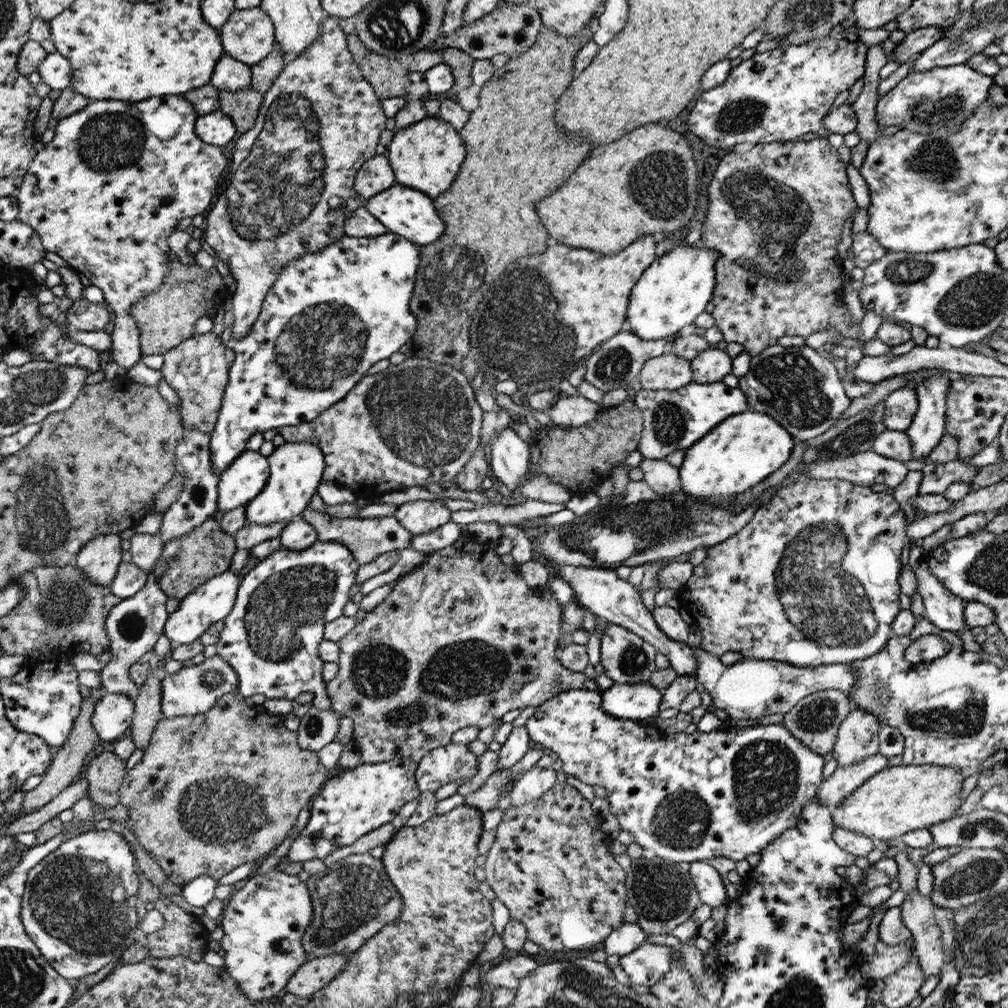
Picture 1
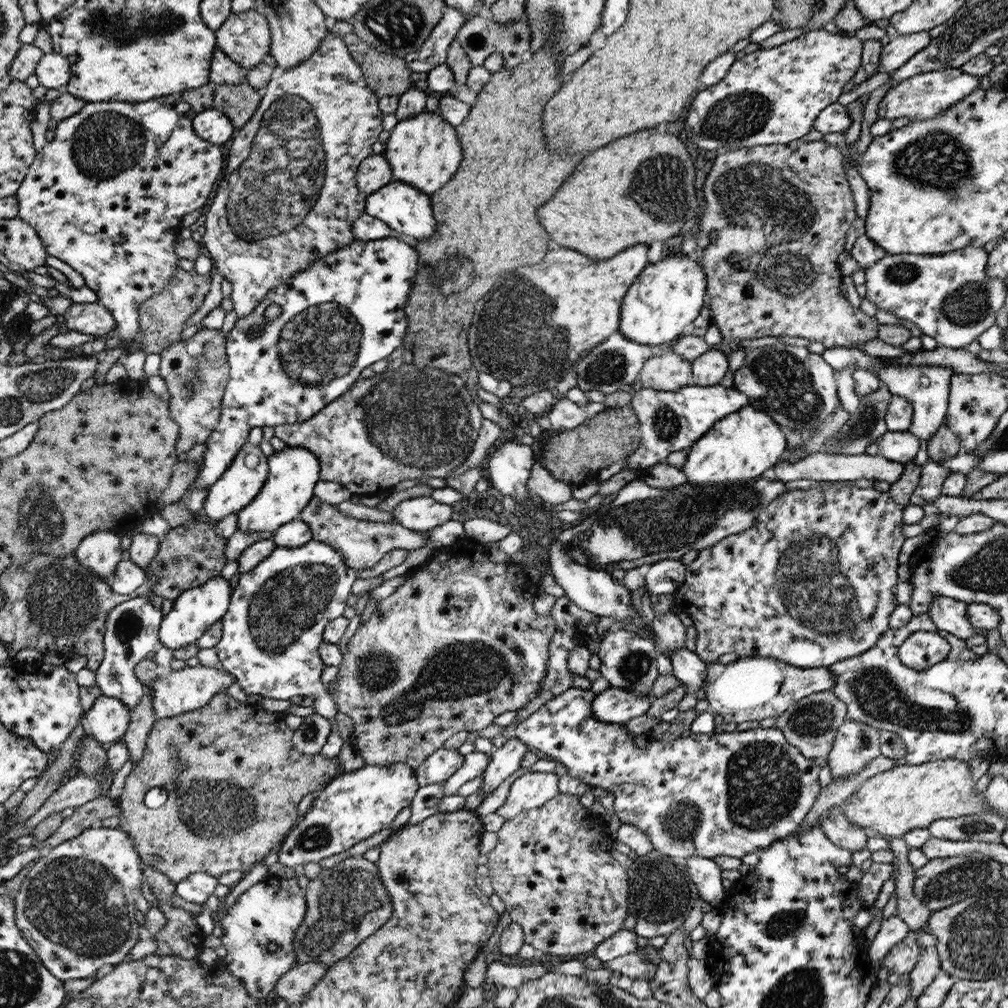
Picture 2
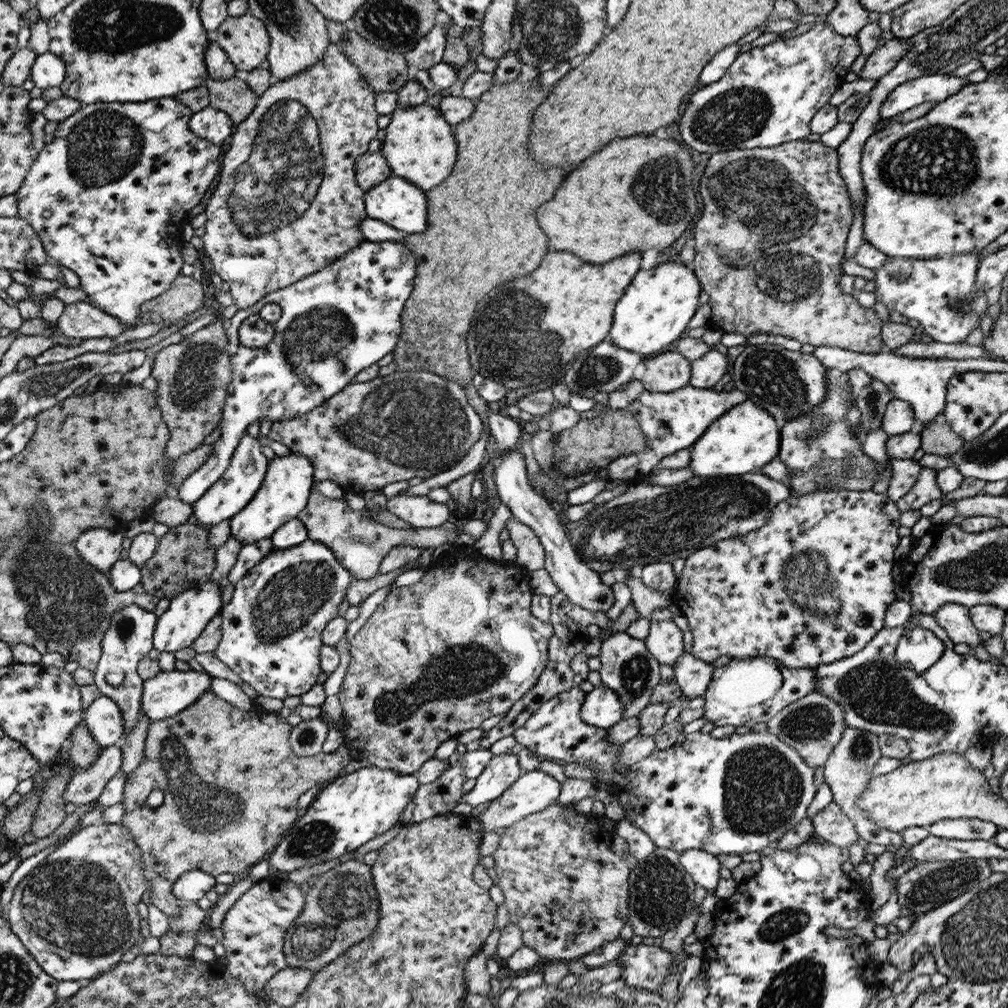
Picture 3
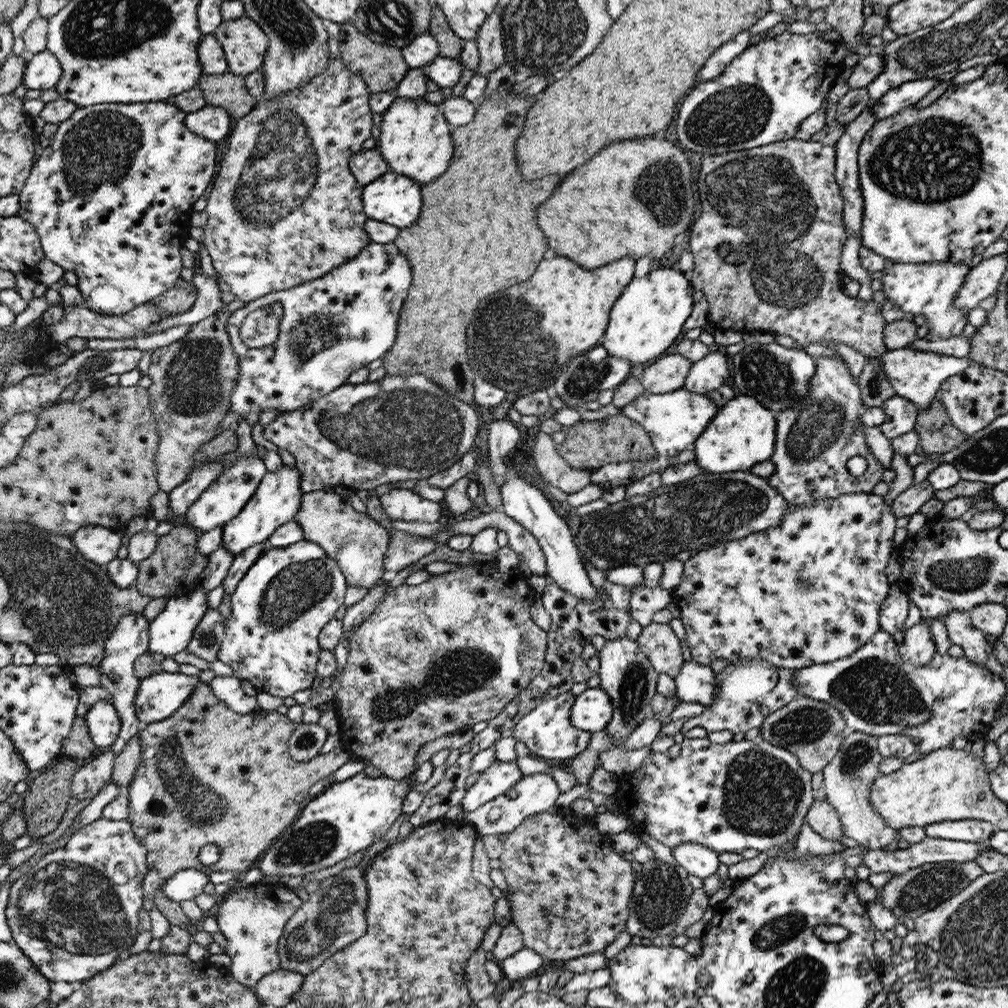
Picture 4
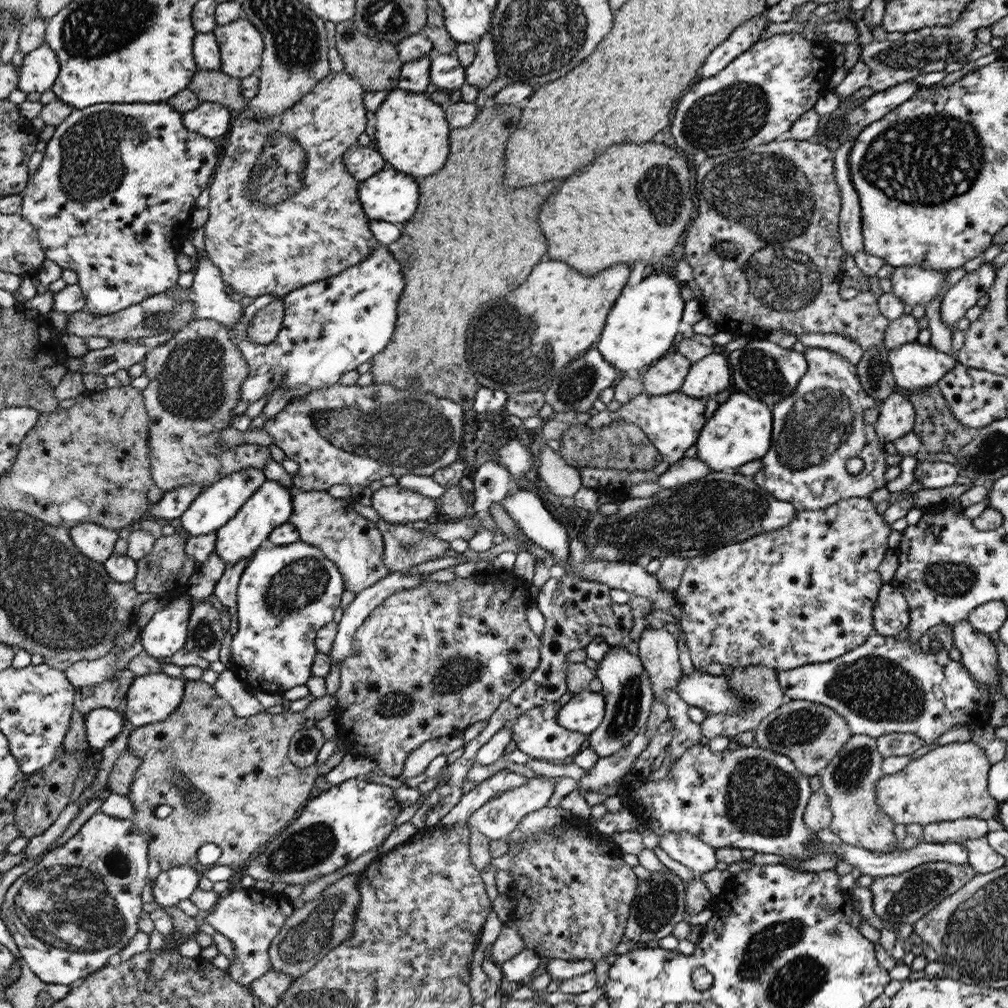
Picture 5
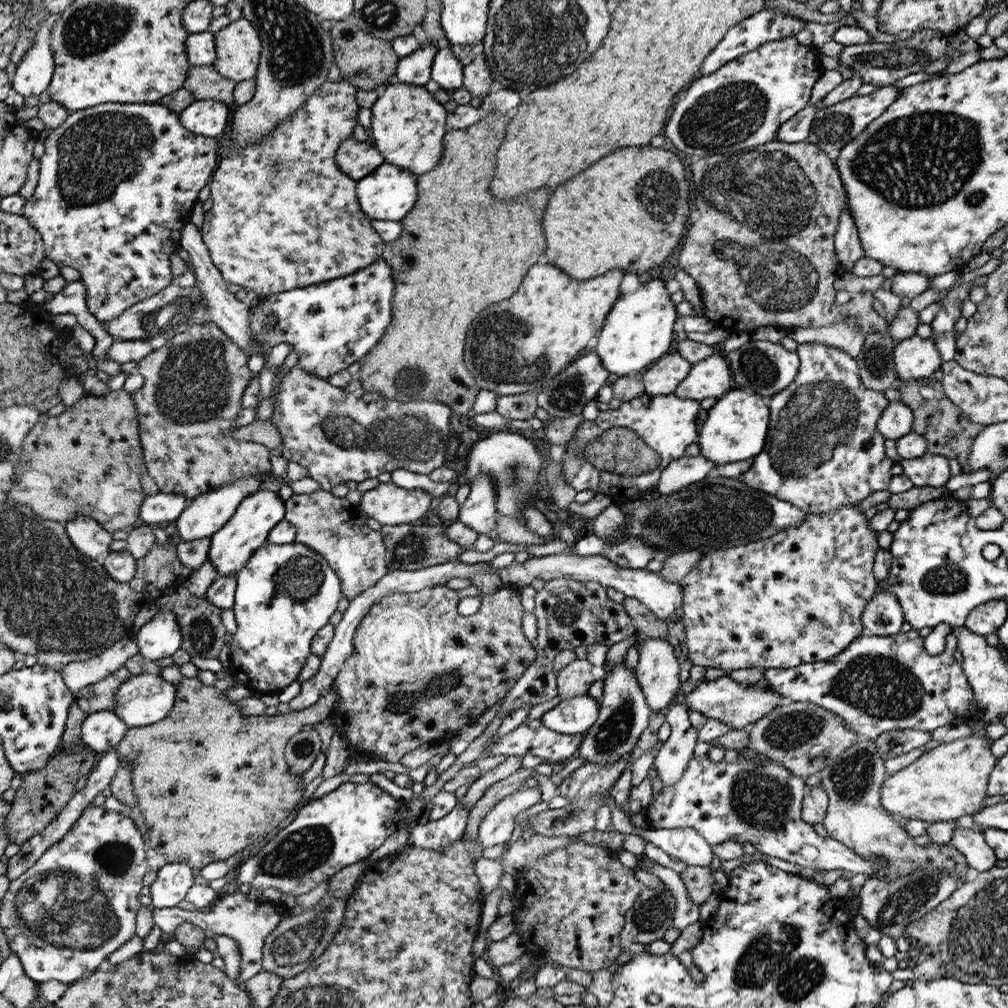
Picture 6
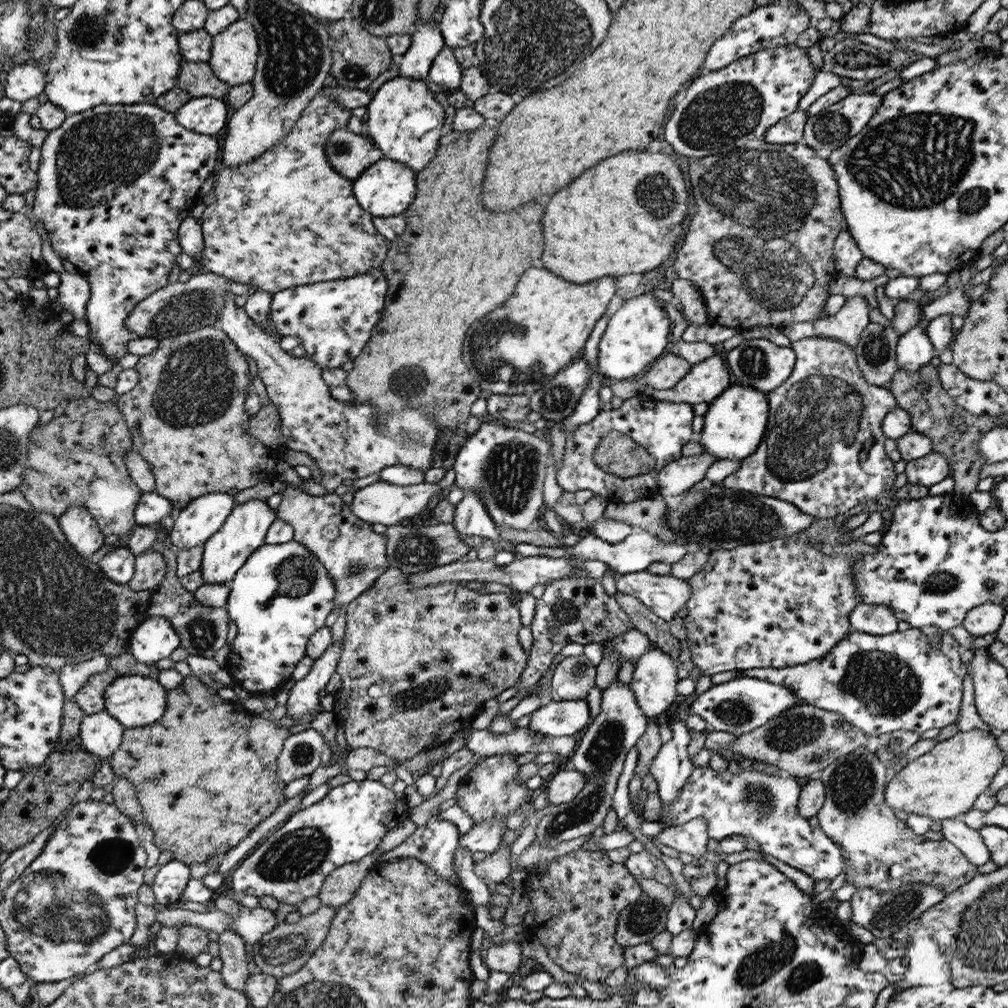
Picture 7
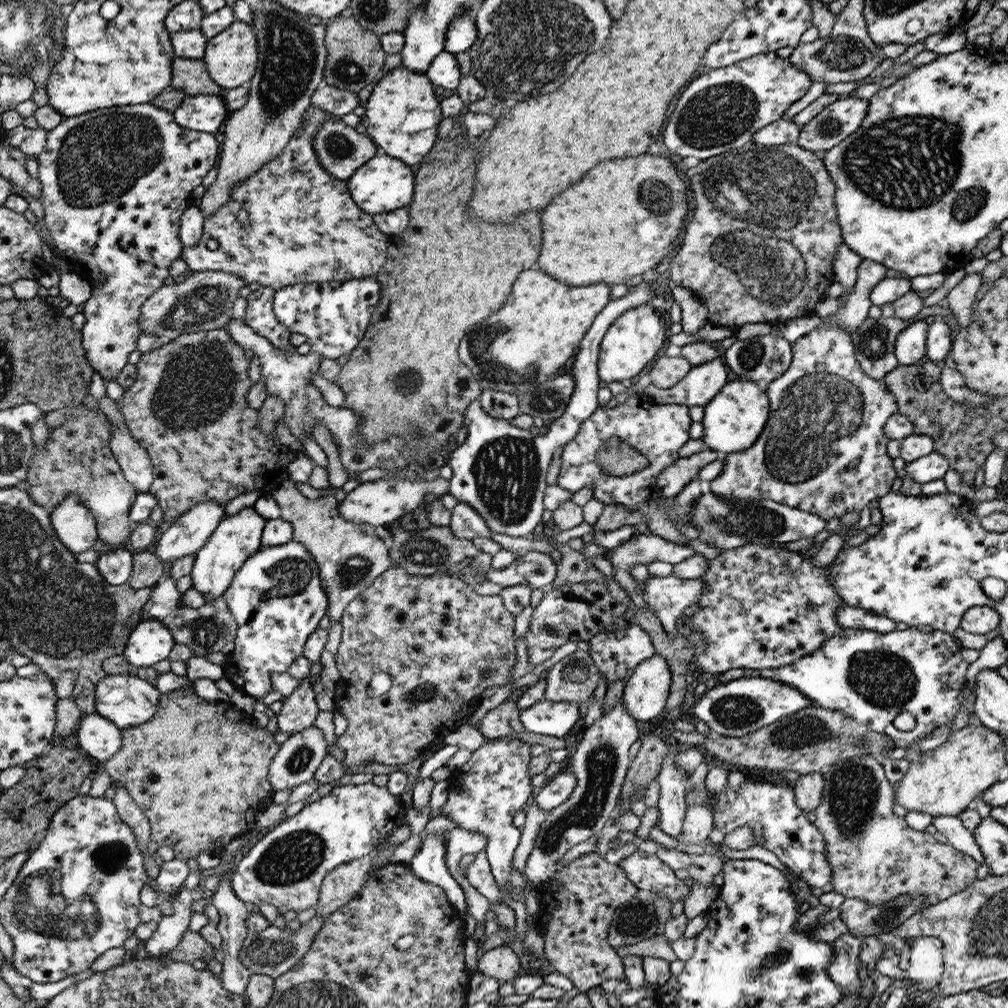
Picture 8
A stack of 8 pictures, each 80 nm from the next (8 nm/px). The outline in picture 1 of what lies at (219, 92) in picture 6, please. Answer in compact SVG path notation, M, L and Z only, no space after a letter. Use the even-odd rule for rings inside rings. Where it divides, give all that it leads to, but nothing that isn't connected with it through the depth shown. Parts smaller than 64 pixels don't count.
M252 86L240 92L220 91L219 110L232 118L238 134L246 134L258 118L258 111L264 102L264 96L253 90Z

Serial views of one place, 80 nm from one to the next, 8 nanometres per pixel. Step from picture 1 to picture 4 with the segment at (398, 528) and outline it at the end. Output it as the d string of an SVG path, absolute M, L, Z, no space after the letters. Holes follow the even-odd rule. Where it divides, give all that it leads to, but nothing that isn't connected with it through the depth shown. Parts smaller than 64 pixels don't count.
M324 489L303 493L301 510L294 515L293 520L302 527L302 531L304 531L303 540L320 545L322 549L326 550L326 555L341 566L342 573L345 574L349 586L370 589L377 585L377 582L385 575L383 568L384 556L388 554L393 536L390 535L389 528L382 527L373 517L355 511L347 497ZM503 511L484 513L470 520L455 520L450 523L448 530L442 530L437 536L430 537L428 540L444 545L453 536L470 535L474 537L489 526L495 526L508 535L509 544L513 545L515 552L520 556L520 569L528 568L534 575L538 576L547 575L545 555L534 535L530 535L530 532Z

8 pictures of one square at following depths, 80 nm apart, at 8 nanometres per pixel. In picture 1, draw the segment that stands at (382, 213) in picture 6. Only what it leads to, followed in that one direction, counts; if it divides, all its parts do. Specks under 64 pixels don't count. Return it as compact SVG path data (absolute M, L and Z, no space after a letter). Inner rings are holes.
M396 184L392 188L368 199L366 202L368 212L377 218L387 228L388 232L405 237L413 241L418 247L432 244L445 234L444 224L440 216L436 216L436 208L432 204L432 197L405 185Z

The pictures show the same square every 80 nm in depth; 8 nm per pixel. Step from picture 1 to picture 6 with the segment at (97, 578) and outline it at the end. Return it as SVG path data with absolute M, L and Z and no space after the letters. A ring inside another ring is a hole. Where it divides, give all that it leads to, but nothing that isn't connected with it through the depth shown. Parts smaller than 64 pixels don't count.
M76 515L64 525L70 541L86 557L95 559L100 554L110 553L113 534L92 517Z

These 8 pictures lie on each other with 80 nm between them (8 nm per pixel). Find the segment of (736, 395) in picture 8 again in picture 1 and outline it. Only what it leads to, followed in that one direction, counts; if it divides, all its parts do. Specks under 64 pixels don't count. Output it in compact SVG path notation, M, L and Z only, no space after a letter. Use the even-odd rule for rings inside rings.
M752 408L729 416L685 450L684 461L678 468L681 490L713 505L731 503L790 458L795 445L792 439L793 436L771 416Z

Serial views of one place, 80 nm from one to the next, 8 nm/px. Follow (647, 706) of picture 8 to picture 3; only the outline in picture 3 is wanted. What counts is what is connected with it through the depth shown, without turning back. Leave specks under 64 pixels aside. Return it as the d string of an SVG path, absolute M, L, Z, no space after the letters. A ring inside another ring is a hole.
M673 620L650 623L649 634L645 639L646 648L660 666L669 664L674 668L679 658L685 653L682 634L683 632L678 629Z

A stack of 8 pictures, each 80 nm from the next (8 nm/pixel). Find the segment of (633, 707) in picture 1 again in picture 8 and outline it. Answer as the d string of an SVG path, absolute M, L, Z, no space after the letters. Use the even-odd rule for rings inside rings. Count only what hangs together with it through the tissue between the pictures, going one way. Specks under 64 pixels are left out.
M540 701L527 709L518 709L518 718L528 732L564 737L578 722L576 702Z

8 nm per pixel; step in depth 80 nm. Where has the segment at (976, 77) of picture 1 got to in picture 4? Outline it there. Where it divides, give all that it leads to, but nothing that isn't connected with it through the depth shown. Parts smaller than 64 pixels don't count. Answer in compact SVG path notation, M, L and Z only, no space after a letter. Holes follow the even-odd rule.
M938 78L912 80L905 84L900 84L897 88L892 88L874 104L871 110L872 115L878 120L894 116L904 108L910 108L912 104L921 101L937 85L942 84Z

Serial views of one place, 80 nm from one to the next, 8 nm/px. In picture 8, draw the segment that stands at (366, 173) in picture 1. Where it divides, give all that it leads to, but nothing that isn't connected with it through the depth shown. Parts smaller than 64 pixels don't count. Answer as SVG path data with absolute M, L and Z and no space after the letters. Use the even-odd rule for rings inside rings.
M326 120L313 136L317 159L332 176L349 179L376 156L375 142L346 126L342 120Z

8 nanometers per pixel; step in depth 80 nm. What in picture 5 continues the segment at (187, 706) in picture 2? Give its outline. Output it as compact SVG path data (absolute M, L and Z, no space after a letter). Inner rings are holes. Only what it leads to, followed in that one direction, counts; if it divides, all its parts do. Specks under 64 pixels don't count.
M164 672L137 677L136 680L130 684L130 688L128 688L125 694L128 710L124 713L128 713L128 715L124 717L135 727L161 723L162 720L172 715L178 706L180 706L181 700L184 698L187 683L188 680L184 677L170 677Z

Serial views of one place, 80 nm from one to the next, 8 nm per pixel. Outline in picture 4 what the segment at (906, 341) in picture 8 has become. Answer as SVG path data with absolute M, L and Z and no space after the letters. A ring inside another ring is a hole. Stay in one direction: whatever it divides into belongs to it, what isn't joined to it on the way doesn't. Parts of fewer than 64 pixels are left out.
M912 347L888 350L879 357L879 363L883 366L886 376L894 387L895 394L913 402L918 410L926 410L929 407L931 400L937 398L942 381L949 376L962 372L965 368L984 367L968 357L954 358L954 356L948 356L947 354L922 352Z

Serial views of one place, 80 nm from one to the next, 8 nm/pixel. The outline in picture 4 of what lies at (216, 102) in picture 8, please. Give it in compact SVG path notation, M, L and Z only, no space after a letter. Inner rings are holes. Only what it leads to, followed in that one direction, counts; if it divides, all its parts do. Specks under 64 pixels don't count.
M207 104L196 112L188 113L185 125L197 136L206 137L206 140L216 143L230 132L232 118L224 107Z

